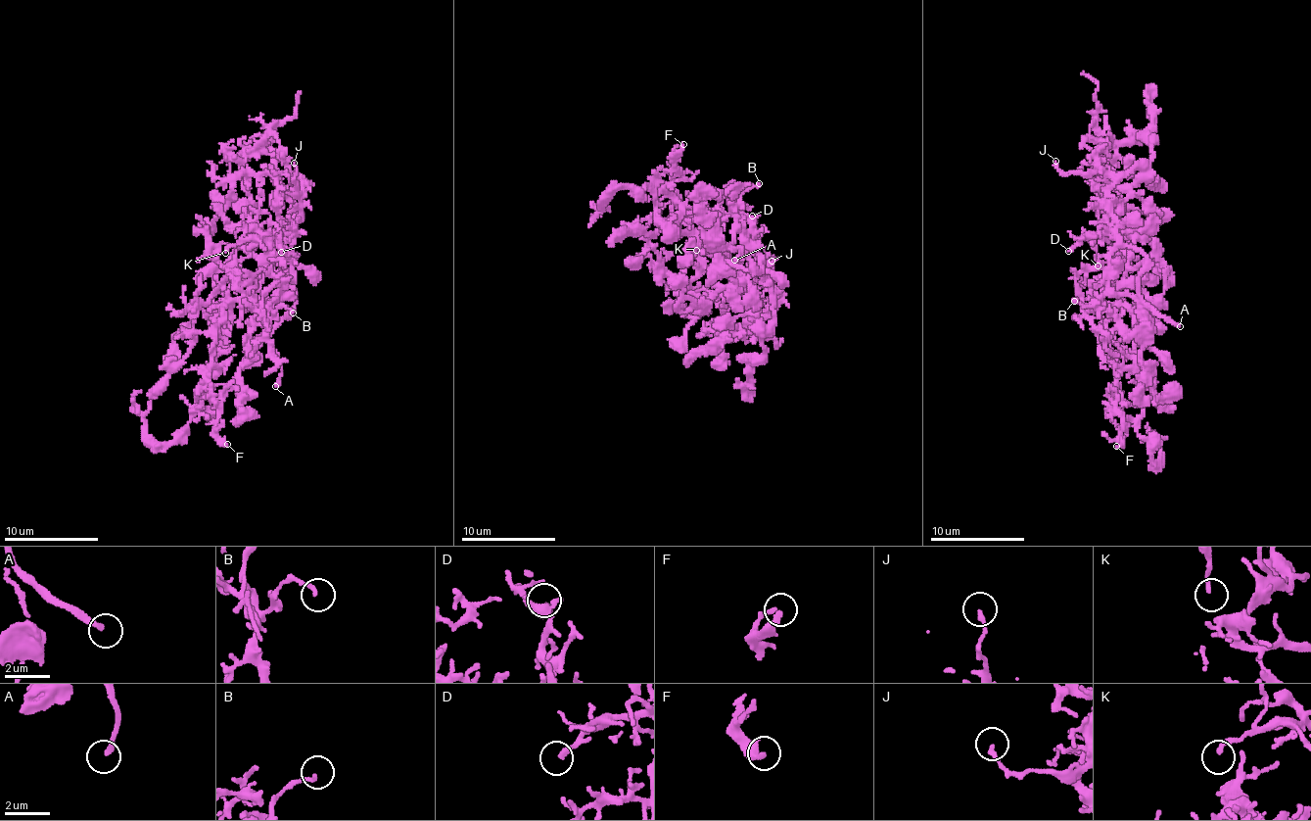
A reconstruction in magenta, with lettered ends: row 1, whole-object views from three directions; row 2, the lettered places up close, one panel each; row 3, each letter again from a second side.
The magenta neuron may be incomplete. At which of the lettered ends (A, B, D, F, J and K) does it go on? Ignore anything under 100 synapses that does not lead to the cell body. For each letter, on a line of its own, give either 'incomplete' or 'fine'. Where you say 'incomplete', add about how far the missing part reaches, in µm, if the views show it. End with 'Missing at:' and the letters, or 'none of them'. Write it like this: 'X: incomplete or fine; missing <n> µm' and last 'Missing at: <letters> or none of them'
A: incomplete; missing 200 µm
B: fine
D: fine
F: fine
J: fine
K: fine
Missing at: A

